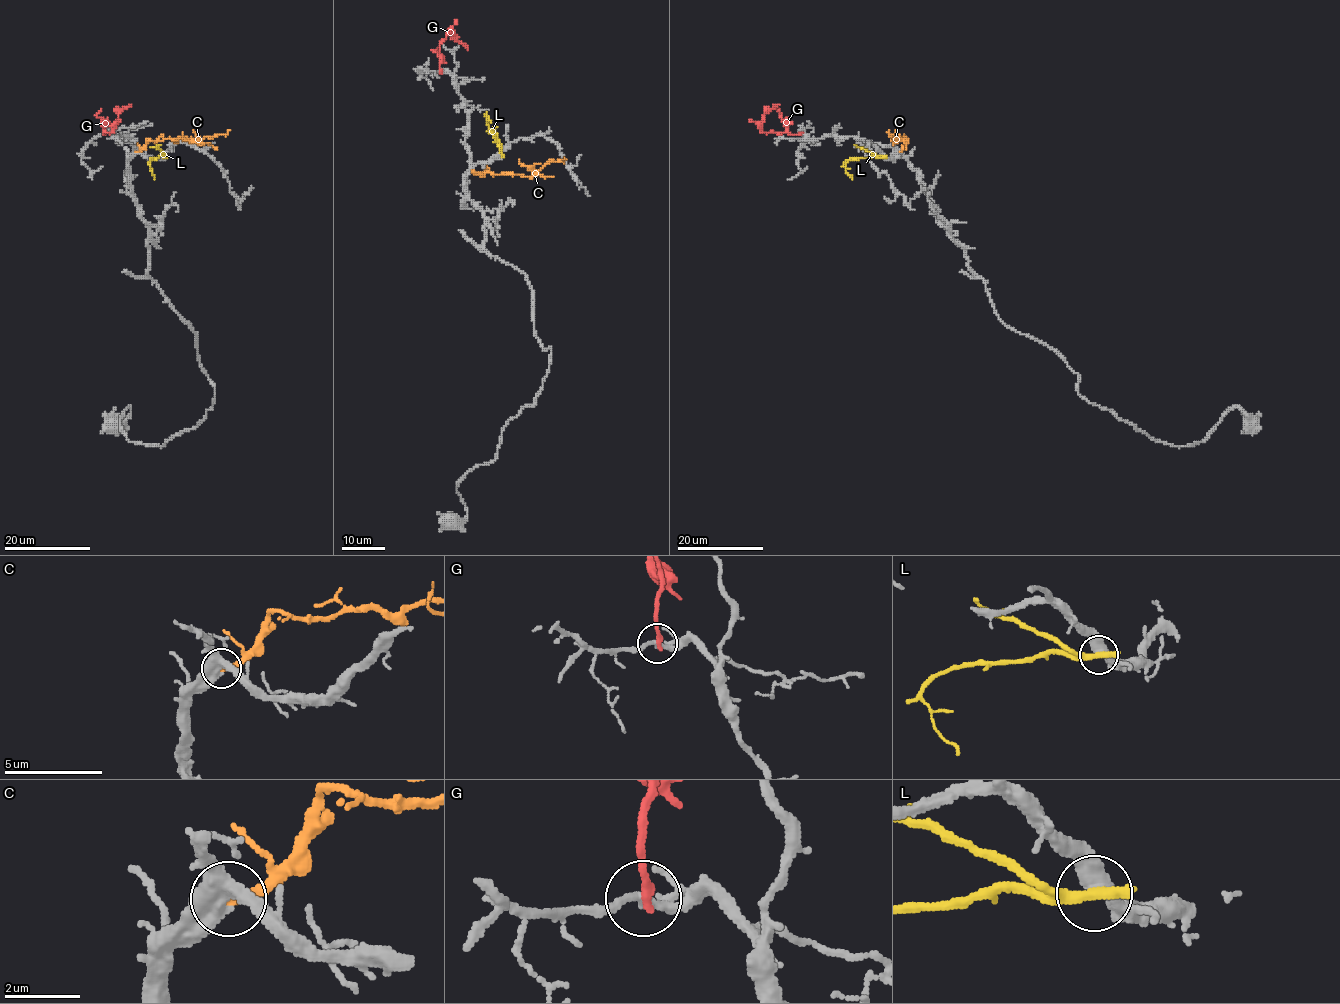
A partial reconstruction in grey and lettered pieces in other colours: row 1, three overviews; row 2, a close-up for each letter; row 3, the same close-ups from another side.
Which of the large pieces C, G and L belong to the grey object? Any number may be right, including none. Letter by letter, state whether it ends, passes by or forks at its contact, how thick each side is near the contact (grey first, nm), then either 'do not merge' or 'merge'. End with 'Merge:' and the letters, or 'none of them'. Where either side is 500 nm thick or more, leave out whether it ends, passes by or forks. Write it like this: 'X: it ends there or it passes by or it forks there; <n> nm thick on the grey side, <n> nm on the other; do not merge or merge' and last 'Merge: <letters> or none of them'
C: 550 nm thick on the grey side, 240 nm on the other; merge
G: it ends there; 200 nm thick on the grey side, 320 nm on the other; do not merge
L: it passes by; 480 nm thick on the grey side, 280 nm on the other; do not merge
Merge: C

